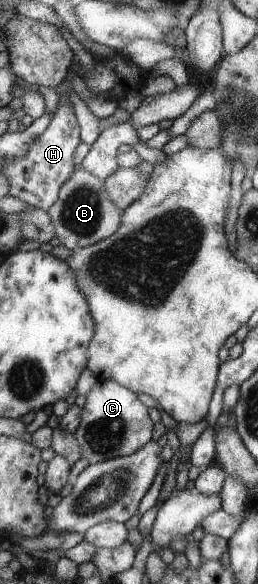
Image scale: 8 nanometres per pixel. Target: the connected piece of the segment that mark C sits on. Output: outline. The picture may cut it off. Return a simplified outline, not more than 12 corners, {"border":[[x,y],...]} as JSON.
{"border":[[114,380],[86,395],[73,435],[90,464],[134,454],[154,424]]}

